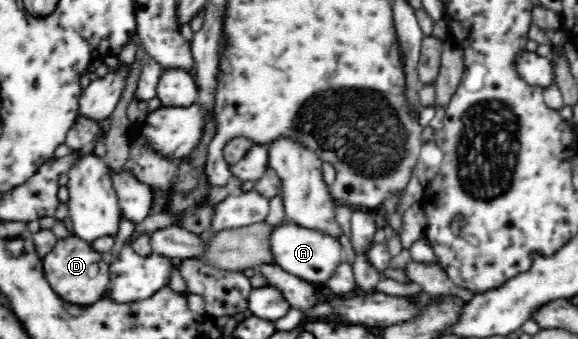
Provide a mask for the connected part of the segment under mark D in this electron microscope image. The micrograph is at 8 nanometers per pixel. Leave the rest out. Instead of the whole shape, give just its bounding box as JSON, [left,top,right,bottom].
[42,232,110,306]

